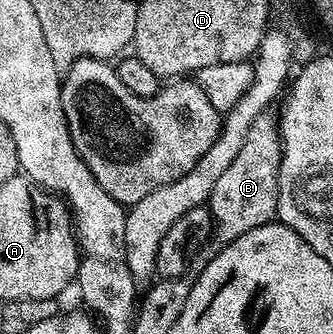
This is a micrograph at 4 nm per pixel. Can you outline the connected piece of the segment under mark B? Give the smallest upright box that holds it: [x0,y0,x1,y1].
[207,110,283,256]

